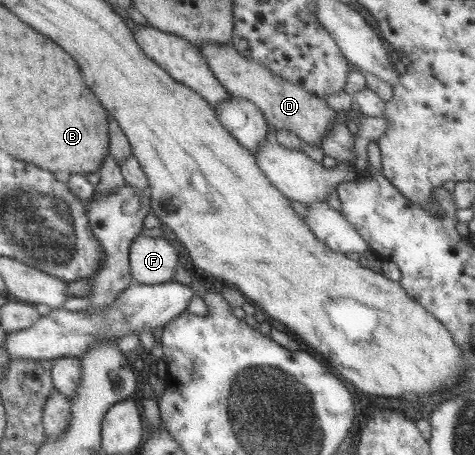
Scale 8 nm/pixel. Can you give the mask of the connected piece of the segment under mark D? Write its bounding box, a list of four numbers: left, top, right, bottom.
[199,44,335,147]

